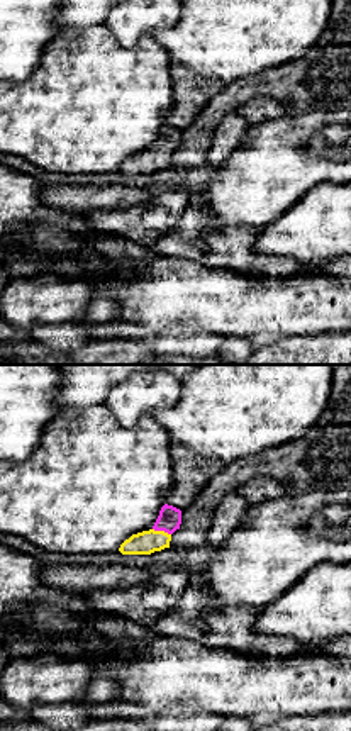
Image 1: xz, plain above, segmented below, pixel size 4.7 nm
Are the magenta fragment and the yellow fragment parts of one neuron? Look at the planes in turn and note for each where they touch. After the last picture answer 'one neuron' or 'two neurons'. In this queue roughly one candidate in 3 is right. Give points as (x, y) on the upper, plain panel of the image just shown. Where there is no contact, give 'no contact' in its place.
(161, 150)

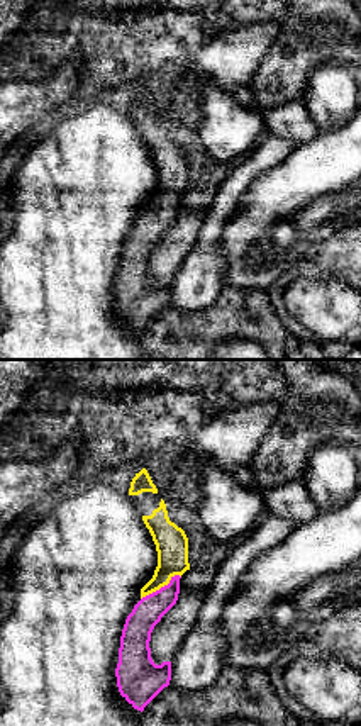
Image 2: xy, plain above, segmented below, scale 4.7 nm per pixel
(161, 207)

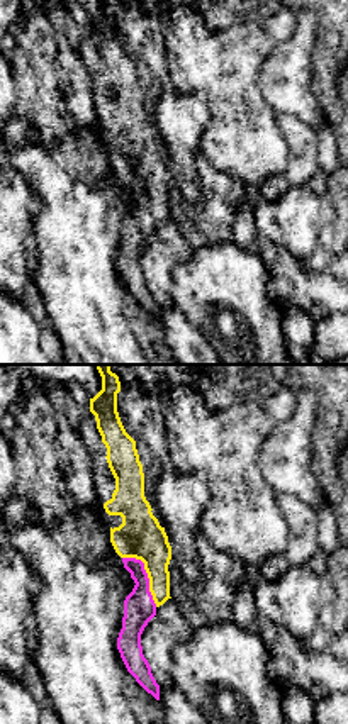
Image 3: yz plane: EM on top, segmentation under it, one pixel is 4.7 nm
(146, 195)

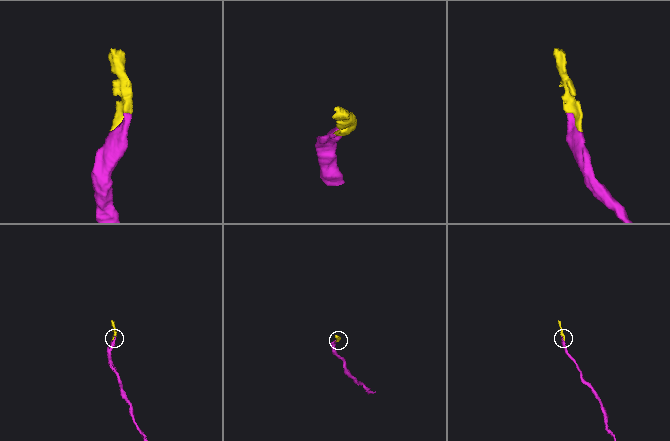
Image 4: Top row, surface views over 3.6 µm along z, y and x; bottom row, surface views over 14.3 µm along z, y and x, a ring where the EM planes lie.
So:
one neuron

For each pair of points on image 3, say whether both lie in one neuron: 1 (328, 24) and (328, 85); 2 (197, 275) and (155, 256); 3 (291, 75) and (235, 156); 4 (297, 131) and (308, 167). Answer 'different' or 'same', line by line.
1: same
2: different
3: different
4: same

